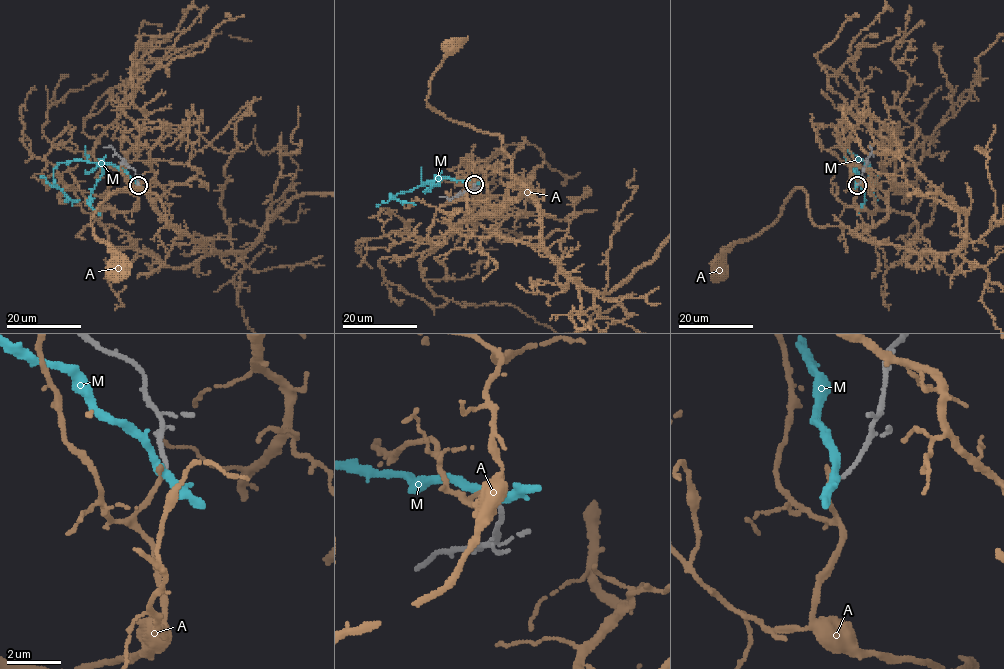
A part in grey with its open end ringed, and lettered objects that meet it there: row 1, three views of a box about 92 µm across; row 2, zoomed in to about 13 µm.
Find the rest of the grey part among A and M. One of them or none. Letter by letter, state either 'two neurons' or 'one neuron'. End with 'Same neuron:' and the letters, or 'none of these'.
A: one neuron
M: two neurons
Same neuron: A

